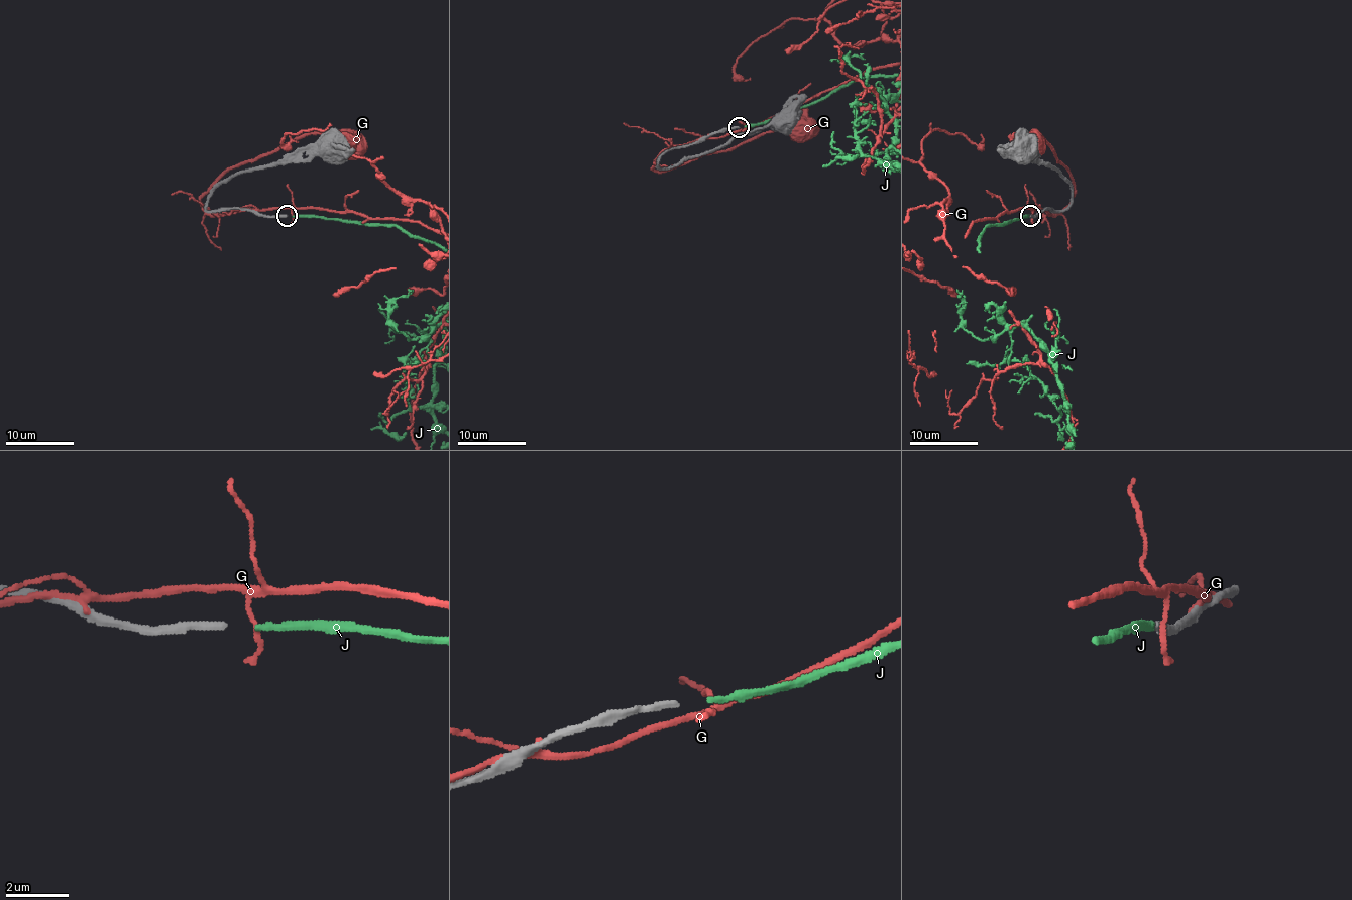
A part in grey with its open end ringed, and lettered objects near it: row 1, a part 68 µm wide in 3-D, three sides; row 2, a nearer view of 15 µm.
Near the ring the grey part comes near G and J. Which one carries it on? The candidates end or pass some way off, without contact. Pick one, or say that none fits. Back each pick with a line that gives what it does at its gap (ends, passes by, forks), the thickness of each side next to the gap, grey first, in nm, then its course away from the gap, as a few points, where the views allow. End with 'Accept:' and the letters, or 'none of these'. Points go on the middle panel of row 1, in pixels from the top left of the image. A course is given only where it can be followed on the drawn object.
J: It ends there. Thickness 200 nm (grey) against 170 nm
Accept: J

